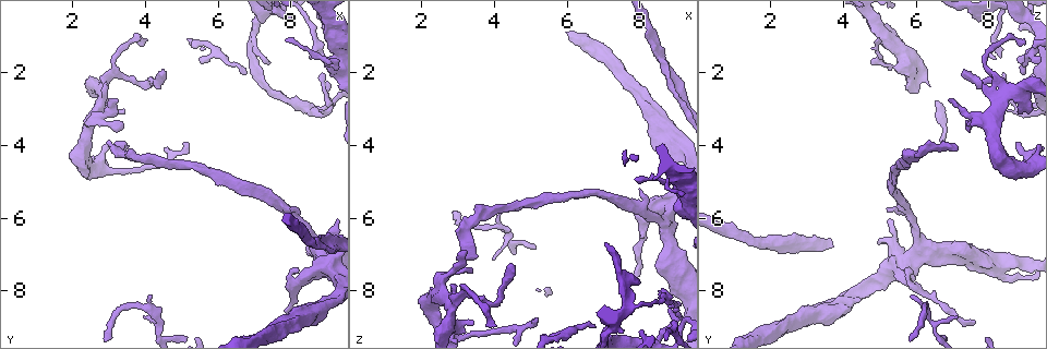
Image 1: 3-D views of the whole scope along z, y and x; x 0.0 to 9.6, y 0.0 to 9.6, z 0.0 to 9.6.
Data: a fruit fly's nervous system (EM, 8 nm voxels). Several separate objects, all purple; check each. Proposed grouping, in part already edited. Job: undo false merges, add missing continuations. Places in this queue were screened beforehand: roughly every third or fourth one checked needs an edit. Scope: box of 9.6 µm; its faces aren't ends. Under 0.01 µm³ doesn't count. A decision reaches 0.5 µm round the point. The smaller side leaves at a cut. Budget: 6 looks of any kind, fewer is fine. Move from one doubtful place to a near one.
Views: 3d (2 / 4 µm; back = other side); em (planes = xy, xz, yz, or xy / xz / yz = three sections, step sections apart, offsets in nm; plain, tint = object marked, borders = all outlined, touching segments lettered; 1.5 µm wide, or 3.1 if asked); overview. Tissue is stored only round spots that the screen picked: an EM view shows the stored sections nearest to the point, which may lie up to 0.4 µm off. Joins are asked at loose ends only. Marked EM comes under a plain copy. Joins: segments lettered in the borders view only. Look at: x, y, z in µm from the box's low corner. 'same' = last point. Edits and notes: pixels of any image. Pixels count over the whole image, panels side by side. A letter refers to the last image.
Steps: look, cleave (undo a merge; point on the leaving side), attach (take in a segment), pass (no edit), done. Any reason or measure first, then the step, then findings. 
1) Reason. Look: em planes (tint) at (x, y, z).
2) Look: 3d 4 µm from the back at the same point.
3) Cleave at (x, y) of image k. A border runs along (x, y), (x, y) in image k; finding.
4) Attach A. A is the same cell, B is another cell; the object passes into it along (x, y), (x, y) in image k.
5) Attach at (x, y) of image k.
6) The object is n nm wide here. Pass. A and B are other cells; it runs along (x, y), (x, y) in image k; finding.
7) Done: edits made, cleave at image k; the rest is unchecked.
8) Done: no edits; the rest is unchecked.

Look: em planes (borders) at (8.55, 1.65, 8.20).

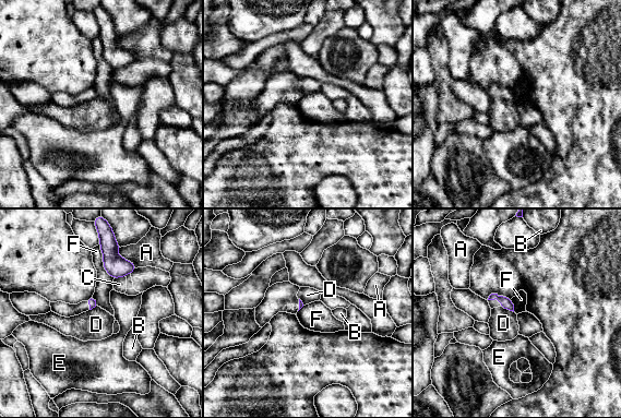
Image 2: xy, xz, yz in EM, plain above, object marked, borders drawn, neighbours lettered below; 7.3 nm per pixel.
Pass. A, B, C, D, E and F are other cells; a border runs along (98, 245), (103, 267), (114, 278) in image 2; none of them fits.

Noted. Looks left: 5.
Free end. Look: em yz step 8 (tint) at (3.45, 4.05, 7.10).

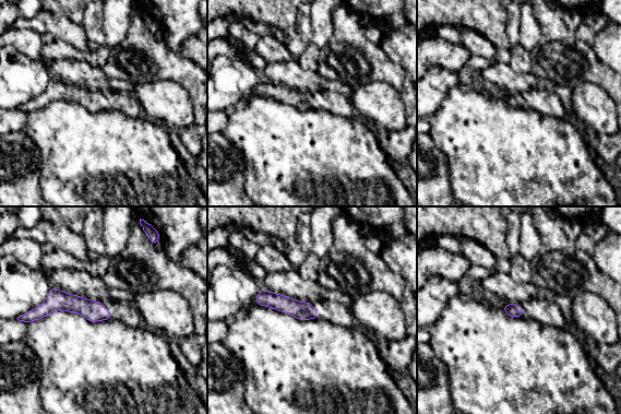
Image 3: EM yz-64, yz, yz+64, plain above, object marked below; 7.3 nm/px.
Cut it another way. Look: em planes (tint) at the same point.

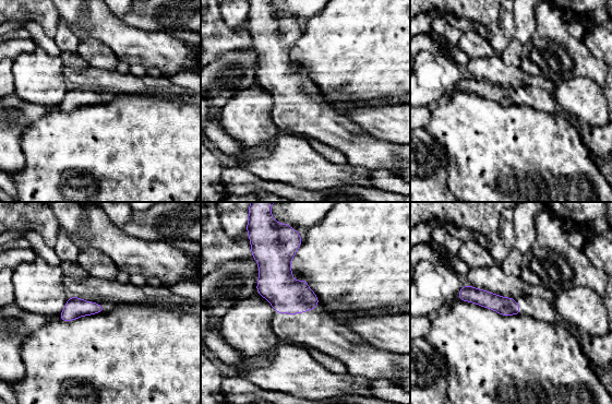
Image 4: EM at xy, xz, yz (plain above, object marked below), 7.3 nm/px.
What lies round it. Look: em planes (borders) at the same point.

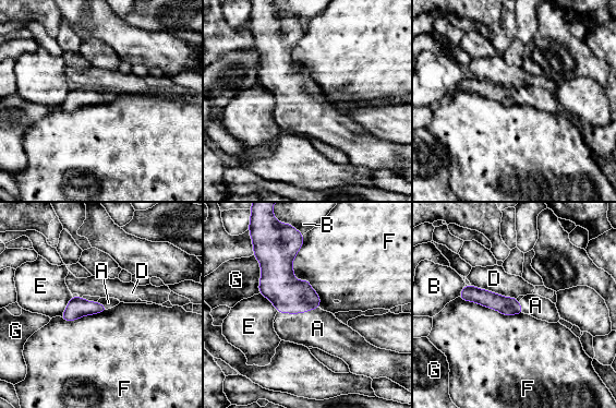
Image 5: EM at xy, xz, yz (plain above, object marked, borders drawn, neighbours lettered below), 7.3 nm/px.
The longest contact is with F, 550 nm. Attach A. A is the same cell, B, D, E, F and G are other cells; the object passes into it along (288, 296), (305, 311), (317, 328) in image 5; it goes on there.

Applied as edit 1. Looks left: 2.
Done: edits made, attach at image 5; the rest is unchecked.

